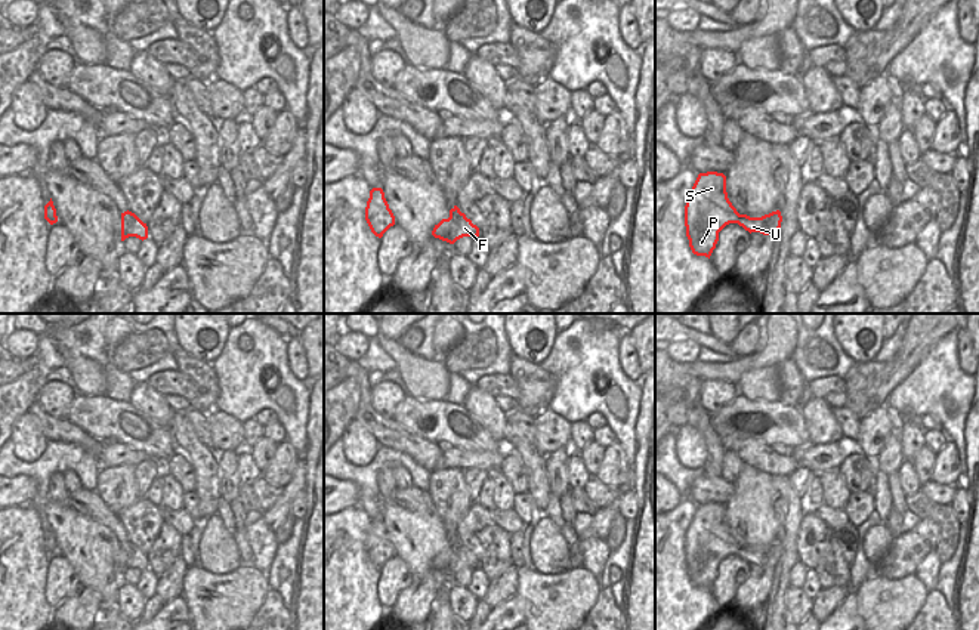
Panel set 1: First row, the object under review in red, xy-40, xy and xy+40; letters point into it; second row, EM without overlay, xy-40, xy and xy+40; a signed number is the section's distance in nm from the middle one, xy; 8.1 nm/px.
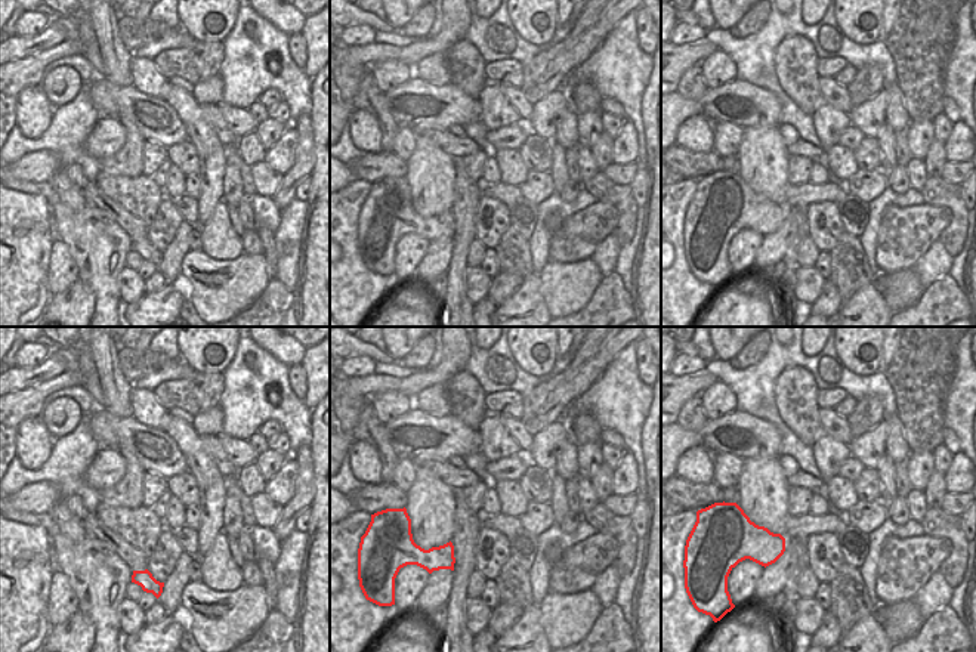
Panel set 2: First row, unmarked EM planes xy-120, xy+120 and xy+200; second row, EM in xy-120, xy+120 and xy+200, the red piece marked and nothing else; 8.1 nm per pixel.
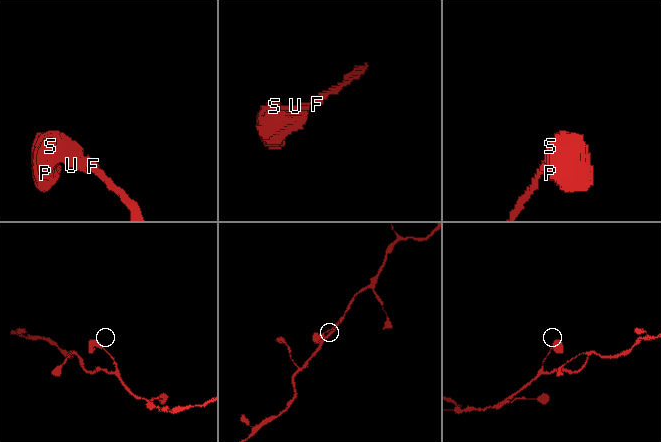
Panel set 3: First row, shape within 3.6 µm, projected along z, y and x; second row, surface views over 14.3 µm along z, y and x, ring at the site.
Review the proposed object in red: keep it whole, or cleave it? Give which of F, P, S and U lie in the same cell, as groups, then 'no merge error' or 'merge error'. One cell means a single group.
F P S U | no merge error

